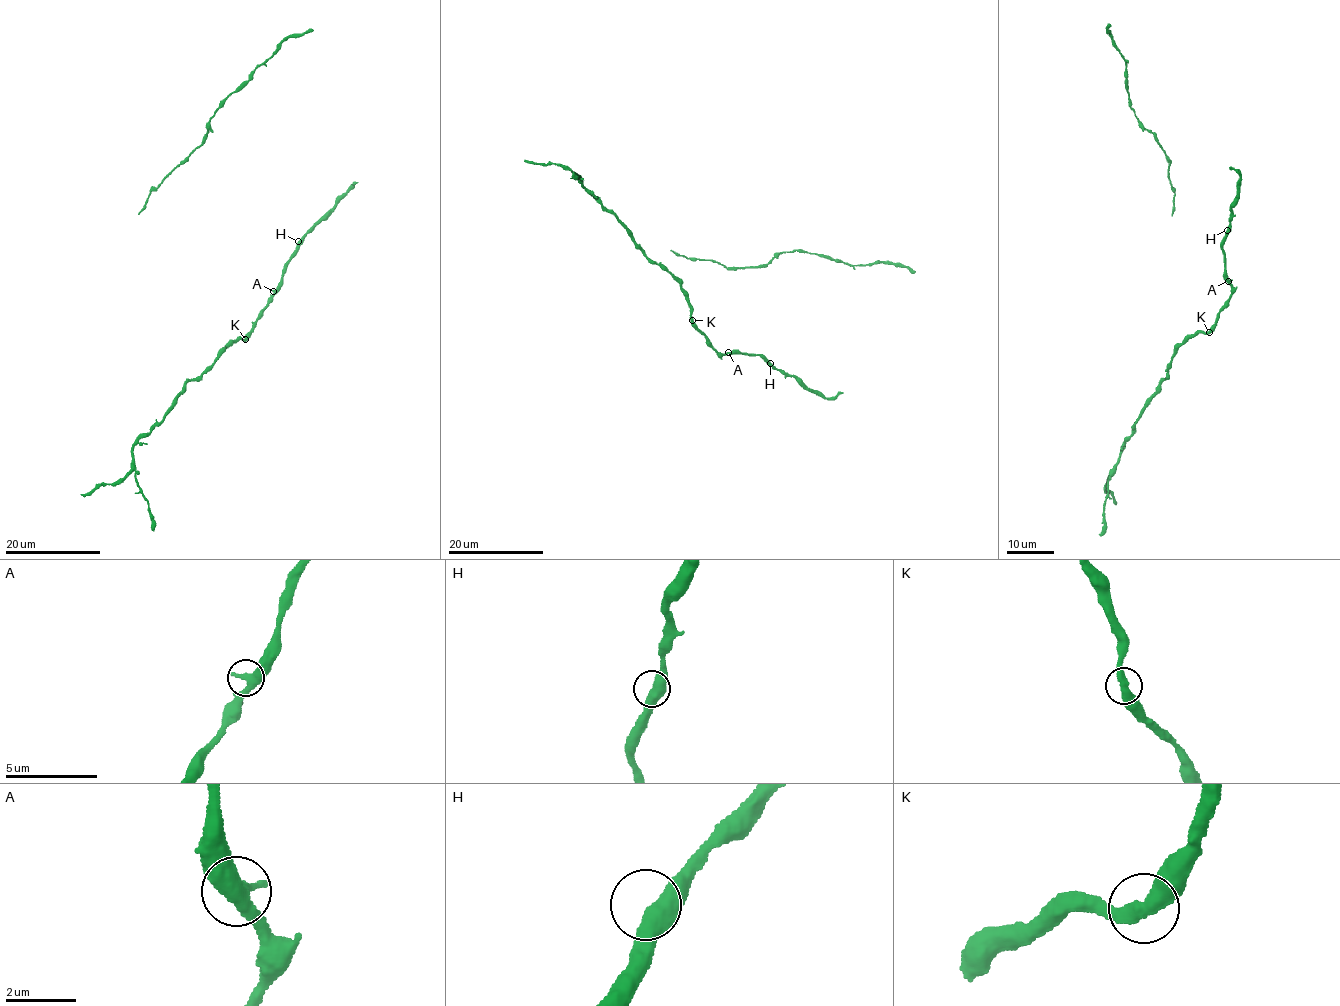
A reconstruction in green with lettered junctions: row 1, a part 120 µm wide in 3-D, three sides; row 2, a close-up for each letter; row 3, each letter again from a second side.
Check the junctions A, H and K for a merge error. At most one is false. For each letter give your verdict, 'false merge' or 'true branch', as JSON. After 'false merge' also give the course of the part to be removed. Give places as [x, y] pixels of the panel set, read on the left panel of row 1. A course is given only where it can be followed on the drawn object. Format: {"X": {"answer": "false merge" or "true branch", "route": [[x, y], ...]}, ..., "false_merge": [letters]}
{"A": {"answer": "true branch"}, "H": {"answer": "true branch"}, "K": {"answer": "true branch"}, "false_merge": []}

